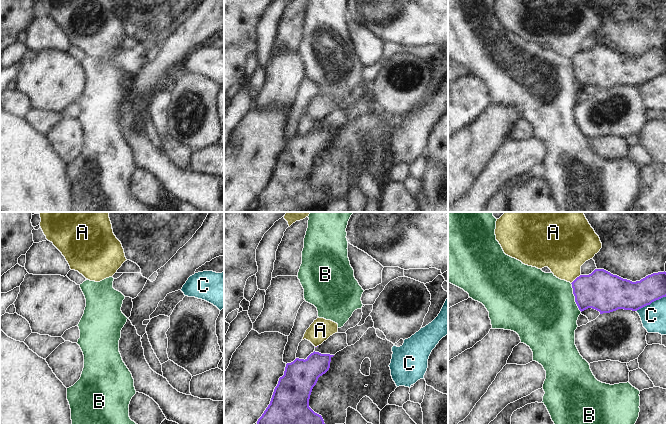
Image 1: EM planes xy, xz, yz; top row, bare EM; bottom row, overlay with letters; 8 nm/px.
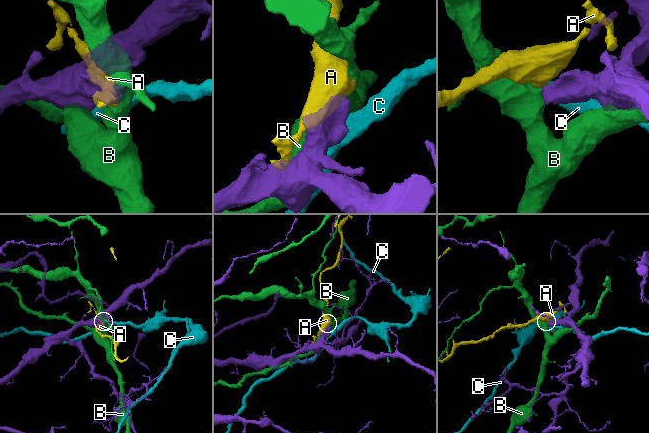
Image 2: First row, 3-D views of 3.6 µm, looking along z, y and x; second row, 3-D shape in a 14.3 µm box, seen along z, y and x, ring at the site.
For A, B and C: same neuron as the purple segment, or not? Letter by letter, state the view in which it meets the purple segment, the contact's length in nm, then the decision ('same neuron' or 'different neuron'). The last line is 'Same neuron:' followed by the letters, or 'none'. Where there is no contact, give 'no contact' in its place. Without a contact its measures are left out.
A: yz | 110 nm | different neuron
B: yz | 240 nm | different neuron
C: yz | 260 nm | different neuron
Same neuron: none

